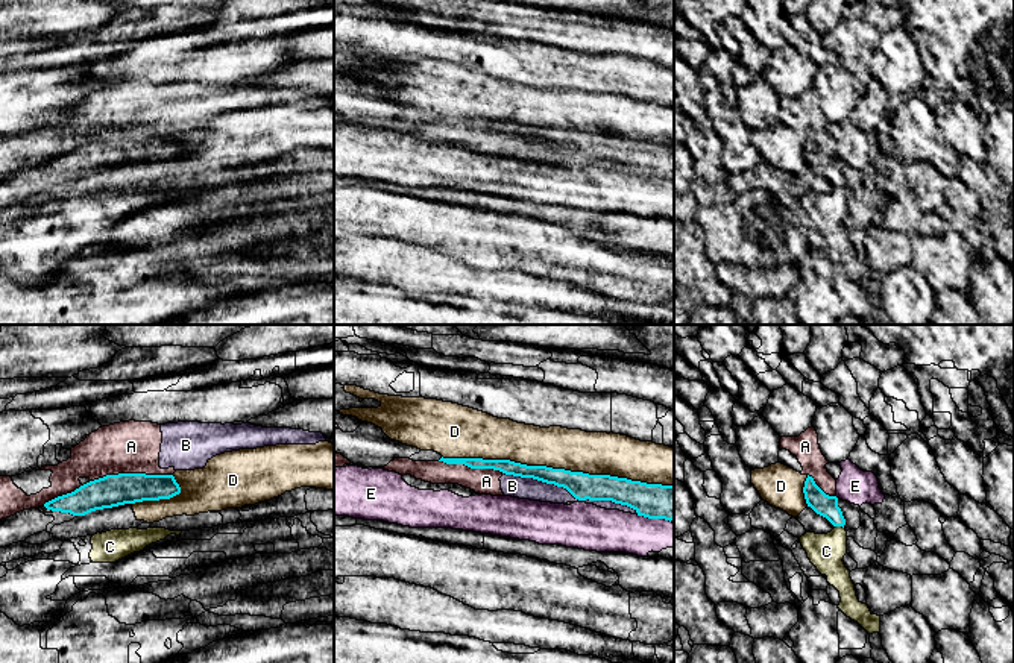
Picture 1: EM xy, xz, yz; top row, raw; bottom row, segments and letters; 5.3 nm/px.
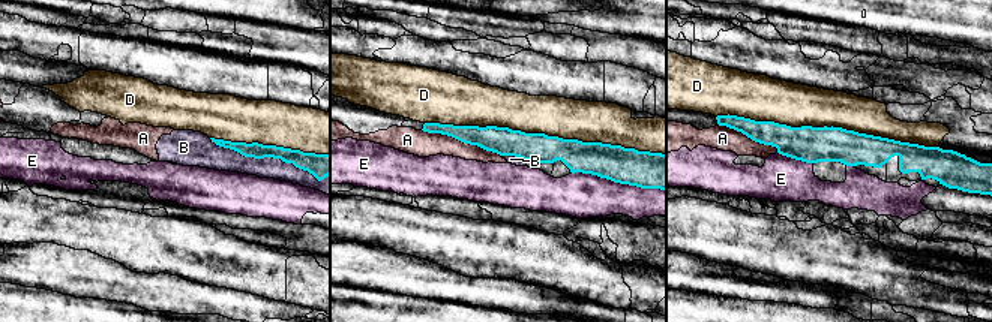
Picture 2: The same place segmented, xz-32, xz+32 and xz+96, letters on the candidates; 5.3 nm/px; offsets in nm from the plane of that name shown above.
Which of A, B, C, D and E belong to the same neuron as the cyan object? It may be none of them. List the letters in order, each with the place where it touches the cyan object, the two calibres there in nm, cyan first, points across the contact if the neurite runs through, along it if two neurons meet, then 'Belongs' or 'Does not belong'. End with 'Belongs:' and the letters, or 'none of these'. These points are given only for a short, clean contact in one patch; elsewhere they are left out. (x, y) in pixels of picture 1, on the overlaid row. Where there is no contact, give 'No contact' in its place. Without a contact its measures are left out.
A: Touches cyan at xy (131, 474). Thickness 170 nm (cyan) against 280 nm. Does not belong
B: Touches cyan at xz (571, 493). Thickness 140 nm (cyan) against 110 nm. Does not belong
C: Touches cyan at yz (840, 525). Thickness 120 nm (cyan) against 190 nm. Boundary: yz (835, 525), (843, 528). Does not belong
D: Touches cyan at xz (557, 469). Thickness 140 nm (cyan) against 220 nm. Does not belong
E: Touches cyan at xz (653, 518). Thickness 190 nm (cyan) against 220 nm. Does not belong
Belongs: none of these

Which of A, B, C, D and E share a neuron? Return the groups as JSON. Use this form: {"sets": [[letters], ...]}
{"sets": [["A", "B"], ["C"], ["D"], ["E"]]}

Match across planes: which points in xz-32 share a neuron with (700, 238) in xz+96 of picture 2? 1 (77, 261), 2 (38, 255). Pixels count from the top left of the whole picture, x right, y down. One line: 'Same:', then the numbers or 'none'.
Same: none

